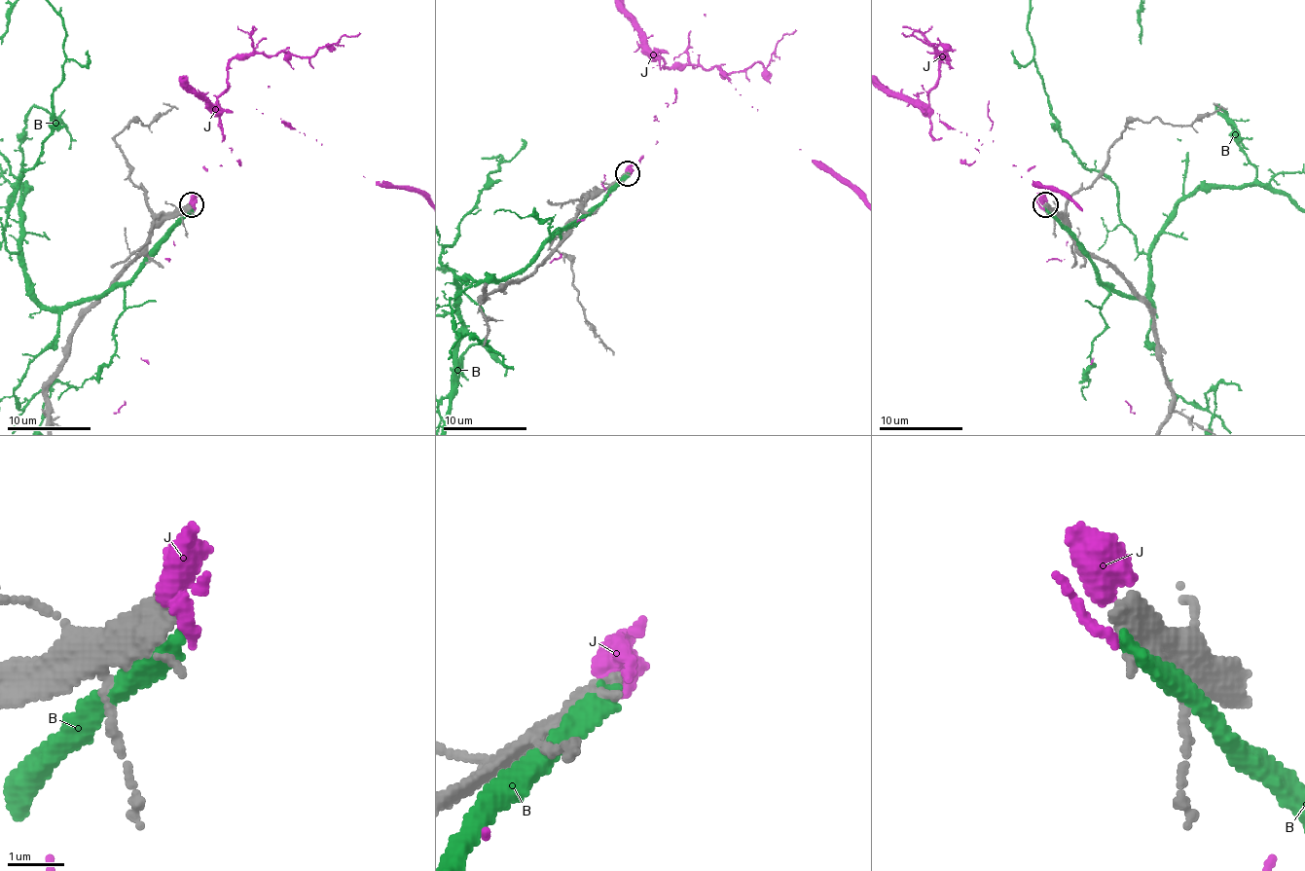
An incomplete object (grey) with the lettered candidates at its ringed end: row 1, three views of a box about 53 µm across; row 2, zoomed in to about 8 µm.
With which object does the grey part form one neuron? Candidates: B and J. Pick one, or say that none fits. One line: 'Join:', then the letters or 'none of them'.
Join: none of them

